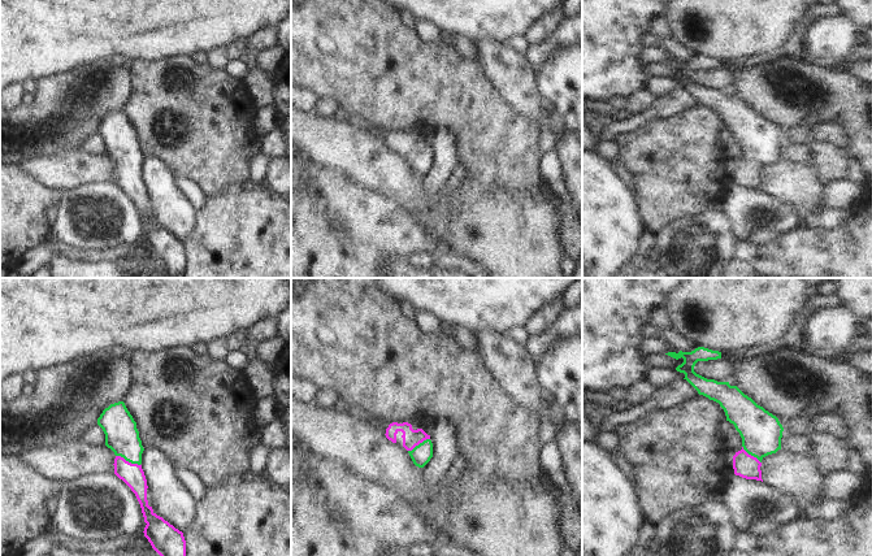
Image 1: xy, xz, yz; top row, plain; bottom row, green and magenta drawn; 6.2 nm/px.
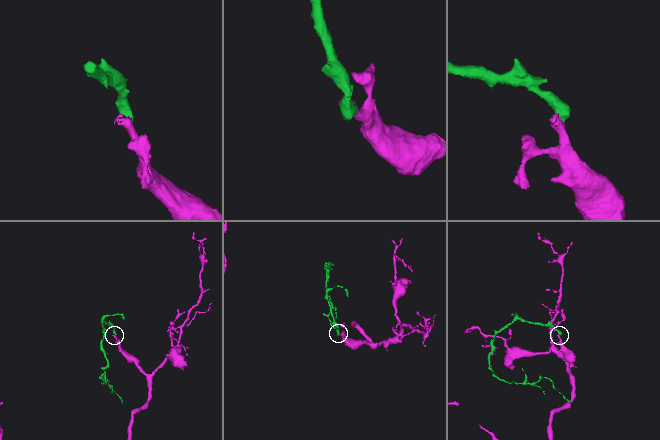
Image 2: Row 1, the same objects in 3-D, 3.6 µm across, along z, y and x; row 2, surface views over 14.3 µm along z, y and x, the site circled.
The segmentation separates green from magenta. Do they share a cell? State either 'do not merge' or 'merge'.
merge

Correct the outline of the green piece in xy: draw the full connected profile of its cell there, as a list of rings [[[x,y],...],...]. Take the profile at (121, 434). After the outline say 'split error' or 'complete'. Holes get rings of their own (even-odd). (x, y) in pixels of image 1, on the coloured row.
[[[123,401],[110,404],[97,418],[97,425],[105,434],[105,446],[114,455],[114,474],[135,494],[144,522],[144,537],[160,556],[186,556],[183,533],[157,516],[147,500],[147,479],[142,469],[144,451],[136,422]]] | split error

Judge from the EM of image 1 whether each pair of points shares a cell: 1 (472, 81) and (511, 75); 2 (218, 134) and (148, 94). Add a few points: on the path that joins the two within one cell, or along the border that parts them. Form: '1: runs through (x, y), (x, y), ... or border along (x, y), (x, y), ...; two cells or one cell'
1: border along (473, 61), (506, 101); two cells
2: runs through (202, 133), (165, 96); one cell

